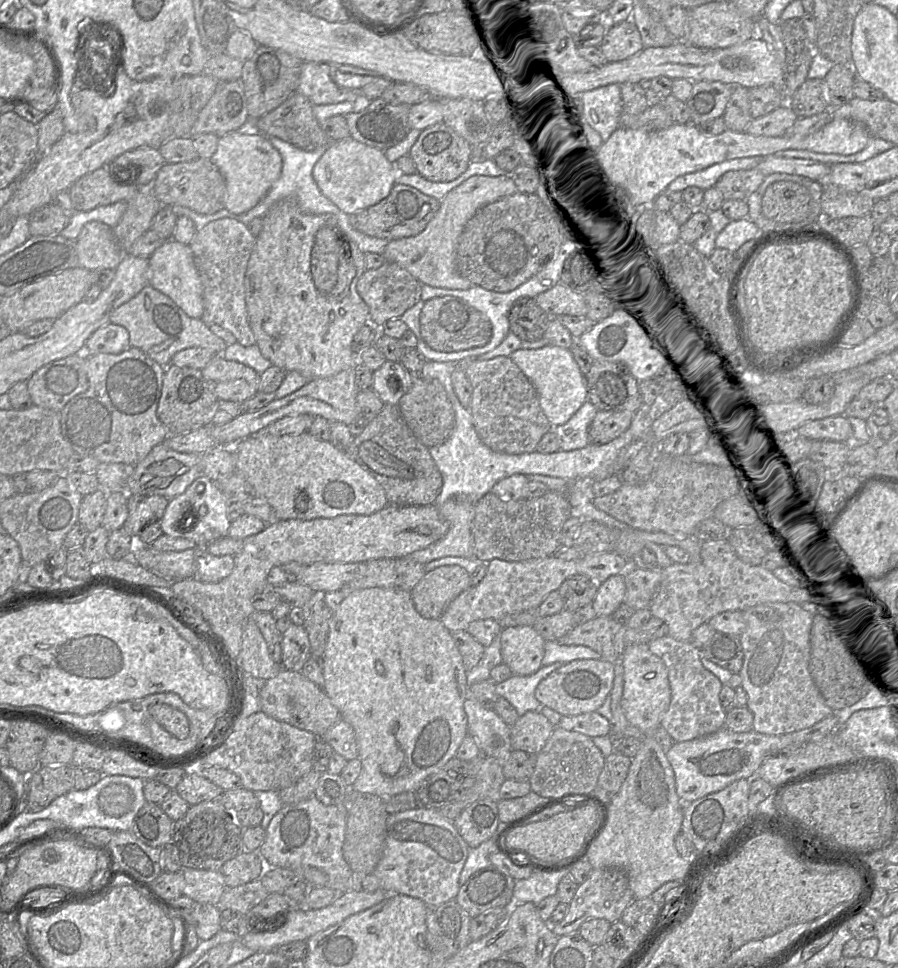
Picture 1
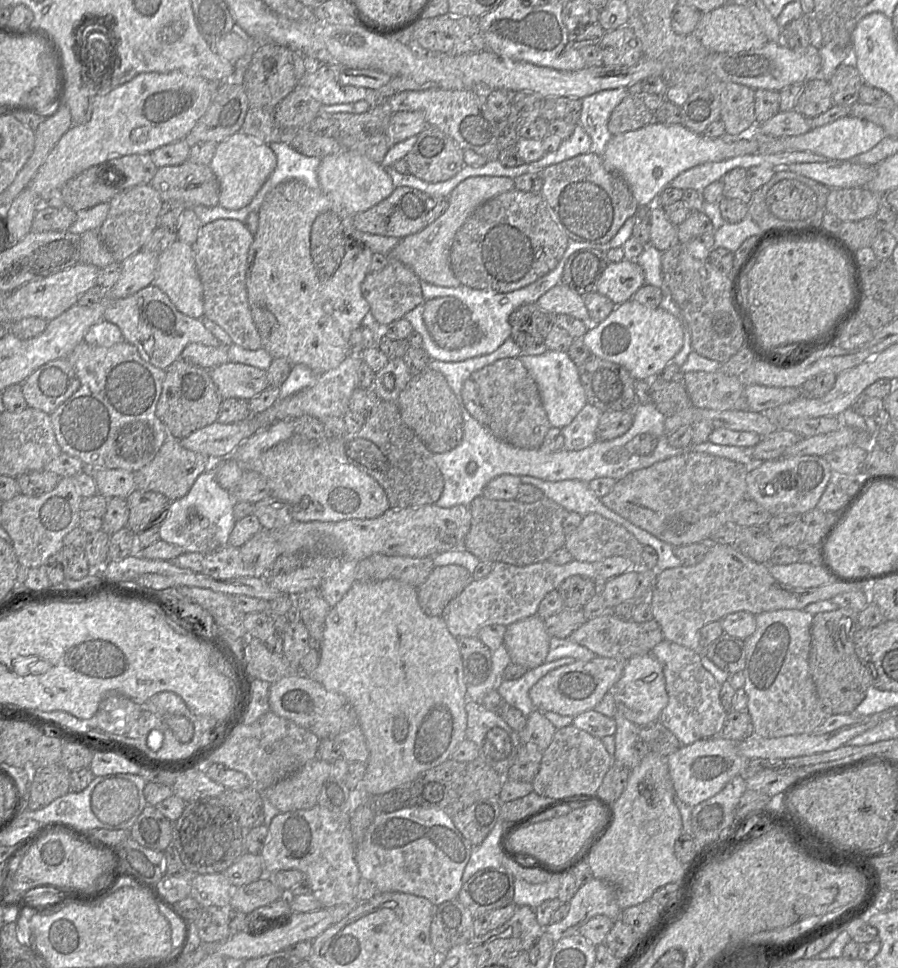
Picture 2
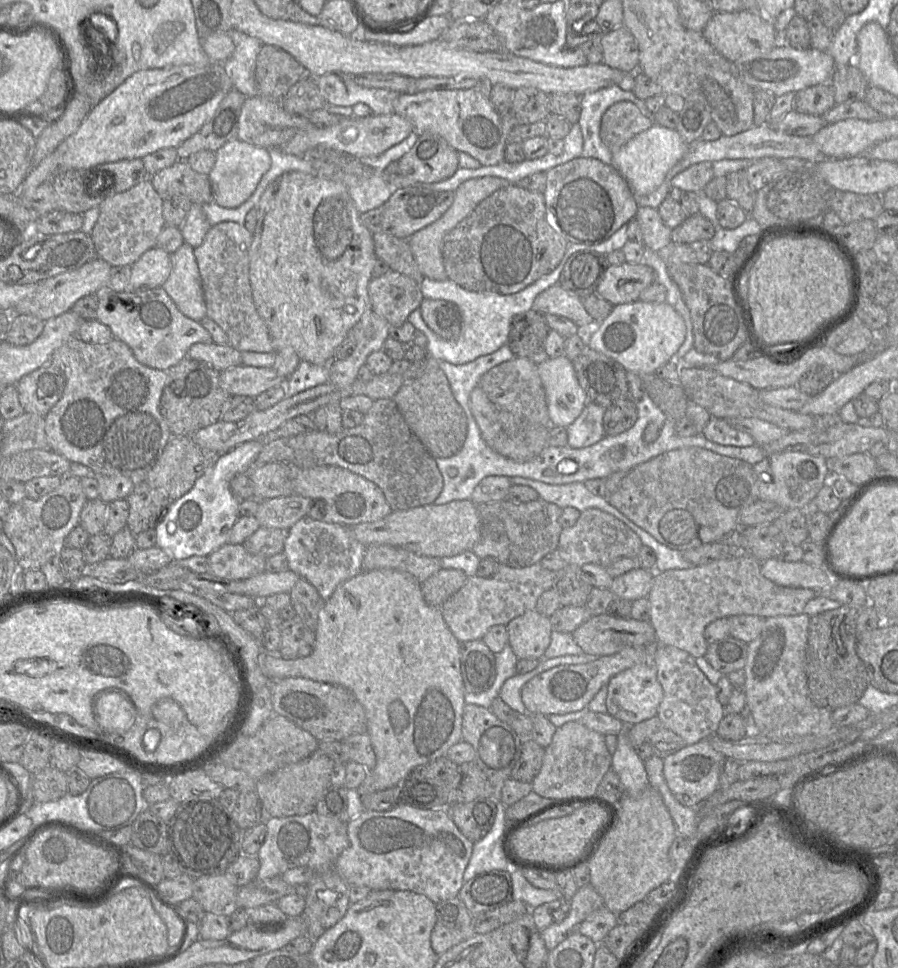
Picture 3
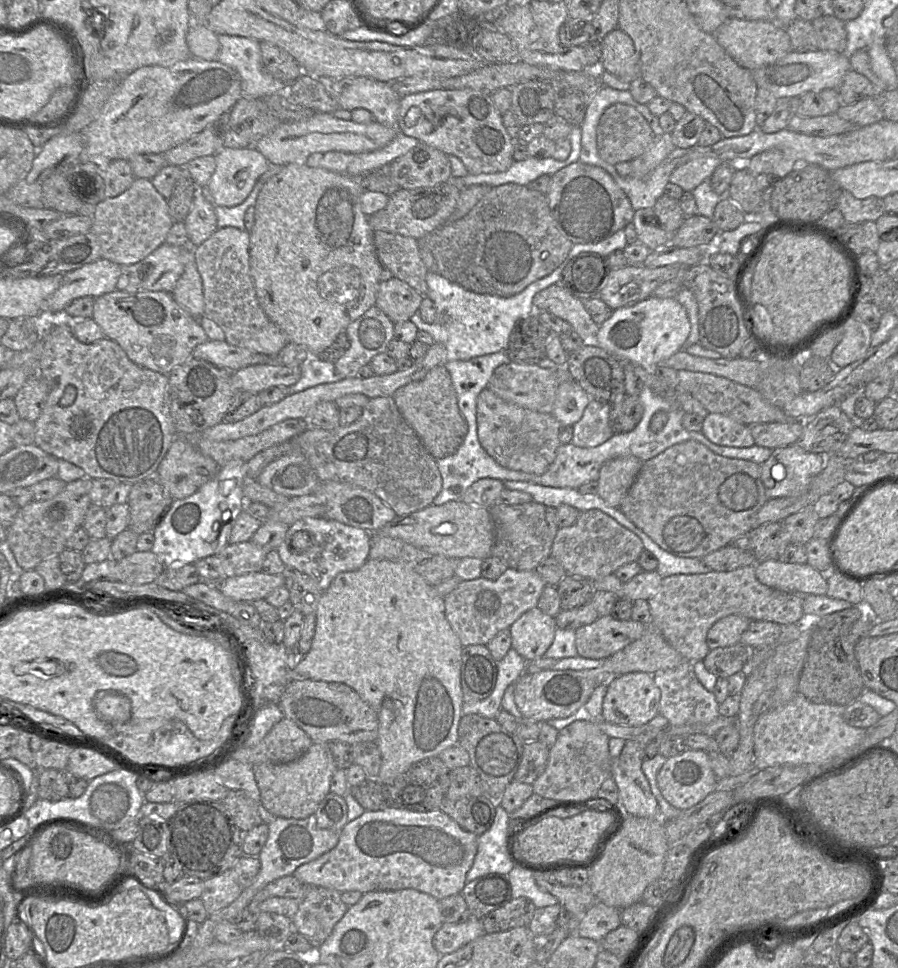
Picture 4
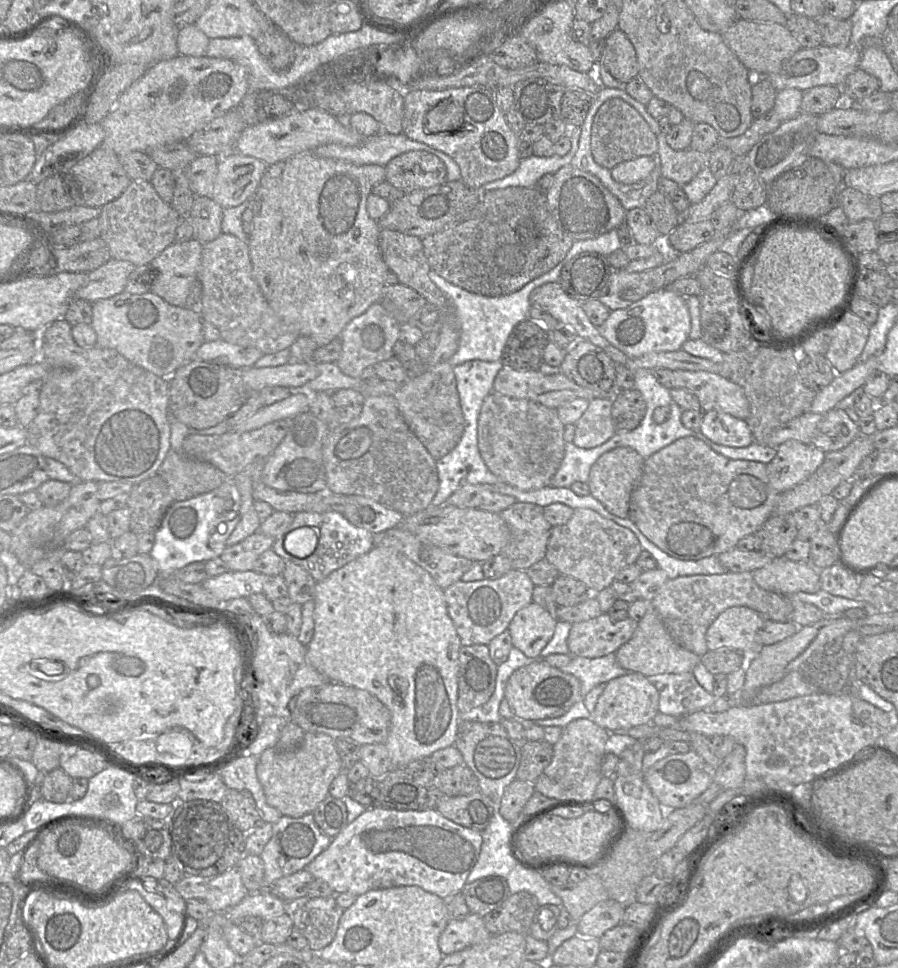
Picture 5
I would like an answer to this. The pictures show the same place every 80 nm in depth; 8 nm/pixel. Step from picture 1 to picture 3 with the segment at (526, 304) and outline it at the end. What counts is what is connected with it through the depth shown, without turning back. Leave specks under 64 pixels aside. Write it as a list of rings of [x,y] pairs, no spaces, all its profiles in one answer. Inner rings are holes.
[[[532,308],[513,318],[507,345],[515,357],[530,358],[545,348],[550,330],[545,314]]]

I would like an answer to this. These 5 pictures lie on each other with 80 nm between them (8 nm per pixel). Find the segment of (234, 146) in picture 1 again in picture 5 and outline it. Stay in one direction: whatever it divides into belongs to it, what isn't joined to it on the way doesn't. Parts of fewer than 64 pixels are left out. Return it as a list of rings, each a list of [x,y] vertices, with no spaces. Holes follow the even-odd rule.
[[[237,152],[218,157],[212,199],[222,208],[239,206],[256,192],[268,165],[257,158]]]

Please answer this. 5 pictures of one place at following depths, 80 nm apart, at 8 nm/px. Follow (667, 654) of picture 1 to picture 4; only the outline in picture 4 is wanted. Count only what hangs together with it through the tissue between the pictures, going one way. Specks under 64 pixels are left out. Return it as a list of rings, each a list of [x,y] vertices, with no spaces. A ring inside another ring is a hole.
[[[684,659],[673,669],[655,672],[653,679],[661,691],[659,713],[669,721],[670,725],[708,724],[720,715],[719,703],[713,692],[705,689],[700,683],[689,660]]]

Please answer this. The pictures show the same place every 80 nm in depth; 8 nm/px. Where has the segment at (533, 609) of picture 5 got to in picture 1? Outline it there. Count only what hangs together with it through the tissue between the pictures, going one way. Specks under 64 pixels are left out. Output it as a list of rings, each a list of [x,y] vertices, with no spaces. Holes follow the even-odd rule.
[[[532,626],[507,627],[500,632],[502,663],[507,665],[513,676],[528,676],[542,667],[545,640]]]

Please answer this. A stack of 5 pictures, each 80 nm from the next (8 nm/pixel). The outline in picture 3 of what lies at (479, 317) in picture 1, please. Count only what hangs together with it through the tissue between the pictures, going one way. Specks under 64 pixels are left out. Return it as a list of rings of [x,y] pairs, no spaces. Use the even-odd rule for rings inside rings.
[[[423,298],[419,309],[424,322],[437,335],[448,341],[456,341],[460,337],[462,315],[457,304]]]

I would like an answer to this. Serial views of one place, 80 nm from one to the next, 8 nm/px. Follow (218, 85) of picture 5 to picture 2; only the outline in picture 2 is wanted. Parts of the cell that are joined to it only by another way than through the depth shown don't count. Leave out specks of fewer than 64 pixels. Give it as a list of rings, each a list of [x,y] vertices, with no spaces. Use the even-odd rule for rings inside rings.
[[[180,70],[169,73],[148,72],[138,74],[104,96],[96,97],[89,122],[73,125],[62,136],[37,171],[29,188],[40,197],[52,189],[60,189],[68,180],[93,166],[106,164],[110,159],[134,154],[150,154],[162,146],[184,139],[206,113],[218,84],[220,83]]]

